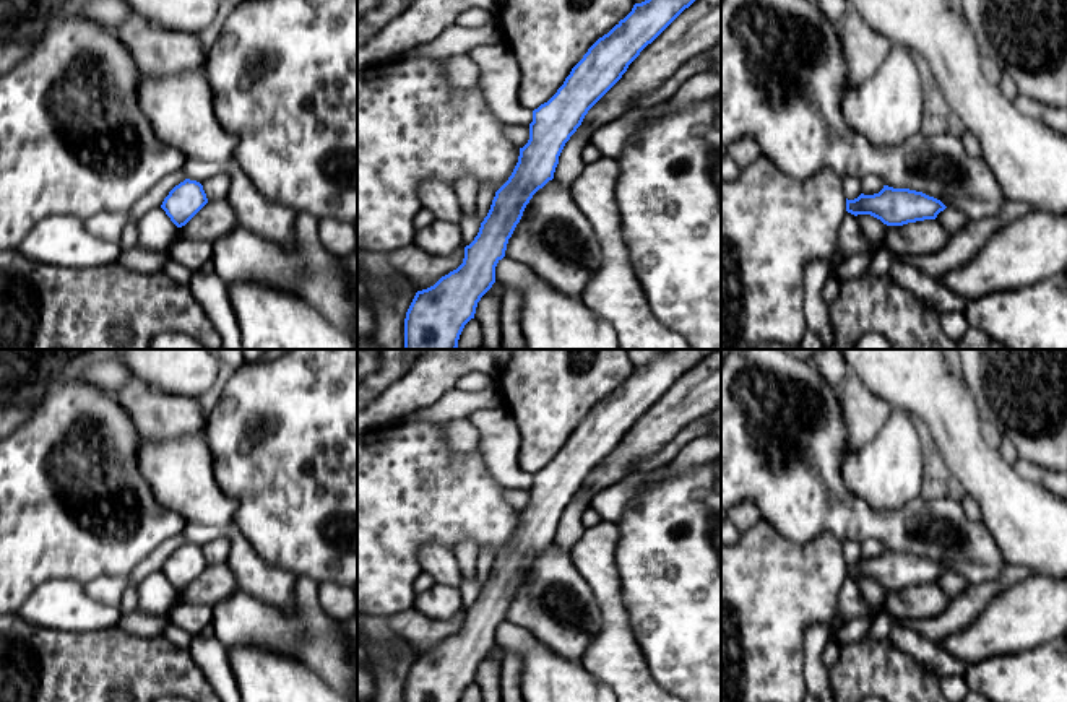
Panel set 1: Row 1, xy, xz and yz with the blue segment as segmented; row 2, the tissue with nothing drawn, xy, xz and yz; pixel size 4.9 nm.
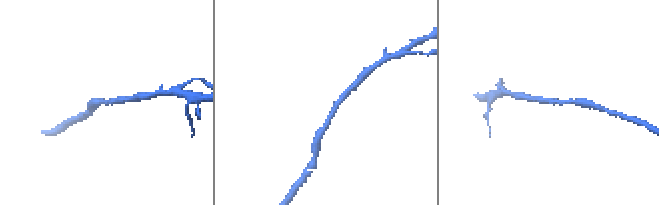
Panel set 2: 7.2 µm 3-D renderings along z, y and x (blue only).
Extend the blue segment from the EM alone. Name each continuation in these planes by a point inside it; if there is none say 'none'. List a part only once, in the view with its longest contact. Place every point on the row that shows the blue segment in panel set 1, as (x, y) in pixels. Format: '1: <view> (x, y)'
none

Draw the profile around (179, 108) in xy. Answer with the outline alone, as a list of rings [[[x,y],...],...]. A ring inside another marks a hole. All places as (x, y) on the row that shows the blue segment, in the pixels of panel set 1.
[[[205,73],[141,75],[138,101],[156,135],[187,158],[234,161],[235,138],[216,119]]]

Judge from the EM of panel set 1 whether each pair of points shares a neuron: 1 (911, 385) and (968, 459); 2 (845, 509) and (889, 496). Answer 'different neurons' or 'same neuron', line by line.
1: same neuron
2: different neurons

